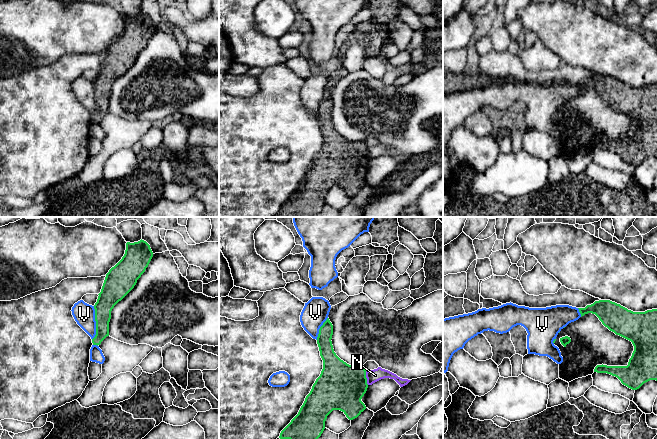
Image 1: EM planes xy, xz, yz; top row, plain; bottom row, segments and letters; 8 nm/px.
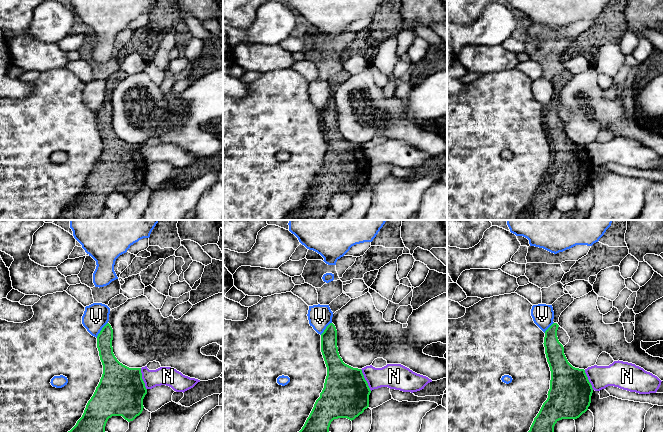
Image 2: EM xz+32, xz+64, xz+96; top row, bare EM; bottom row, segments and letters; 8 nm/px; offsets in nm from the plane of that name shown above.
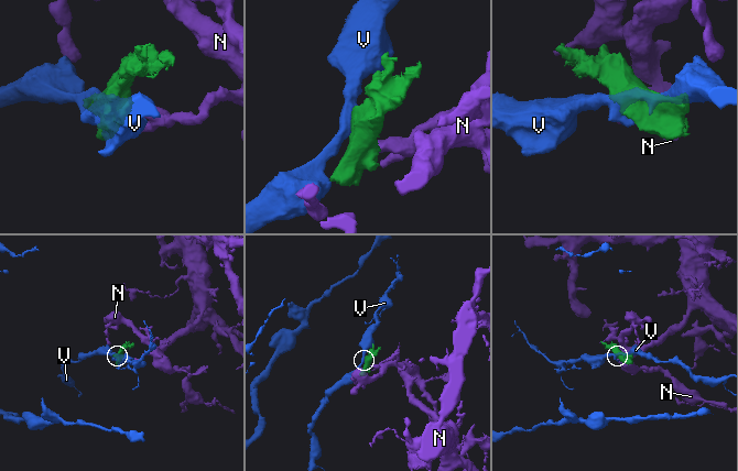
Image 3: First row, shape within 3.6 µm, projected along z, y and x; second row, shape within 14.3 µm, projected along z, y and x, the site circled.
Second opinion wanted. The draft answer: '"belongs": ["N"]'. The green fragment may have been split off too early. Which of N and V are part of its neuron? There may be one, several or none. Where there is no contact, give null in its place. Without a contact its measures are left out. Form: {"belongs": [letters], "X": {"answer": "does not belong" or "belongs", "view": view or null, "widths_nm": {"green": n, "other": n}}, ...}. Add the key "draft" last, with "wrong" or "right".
{"belongs": [], "N": {"answer": "does not belong", "view": "xz", "widths_nm": {"green": 380, "other": 100}}, "V": {"answer": "does not belong", "view": "xy", "widths_nm": {"green": 160, "other": 180}}, "draft": "wrong"}

